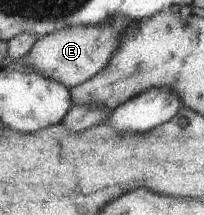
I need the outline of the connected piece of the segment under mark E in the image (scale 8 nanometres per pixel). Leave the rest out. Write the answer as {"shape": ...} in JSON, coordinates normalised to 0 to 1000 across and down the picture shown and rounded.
{"shape":[[[549,84],[529,112],[500,121],[373,121],[235,158],[167,195],[157,228],[108,265],[108,307],[137,307],[176,326],[176,344],[265,372],[333,414],[373,405],[466,353],[544,279],[549,242],[588,205],[578,167],[598,167],[632,102],[627,84]]]}

